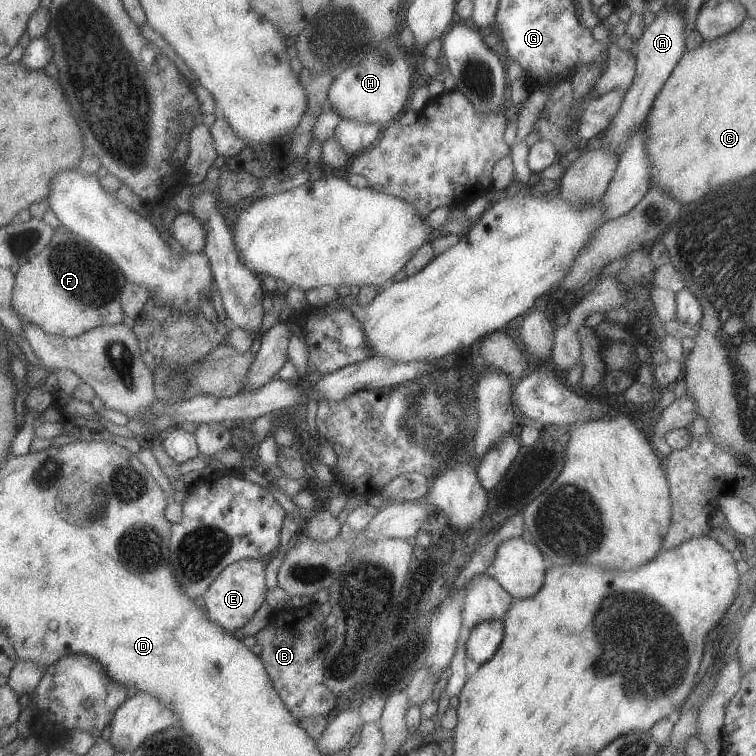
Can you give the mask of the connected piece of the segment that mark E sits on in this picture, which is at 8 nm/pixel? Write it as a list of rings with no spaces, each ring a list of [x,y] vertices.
[[[239,560],[229,564],[202,596],[209,620],[227,633],[243,628],[265,601],[265,568],[264,560]]]

